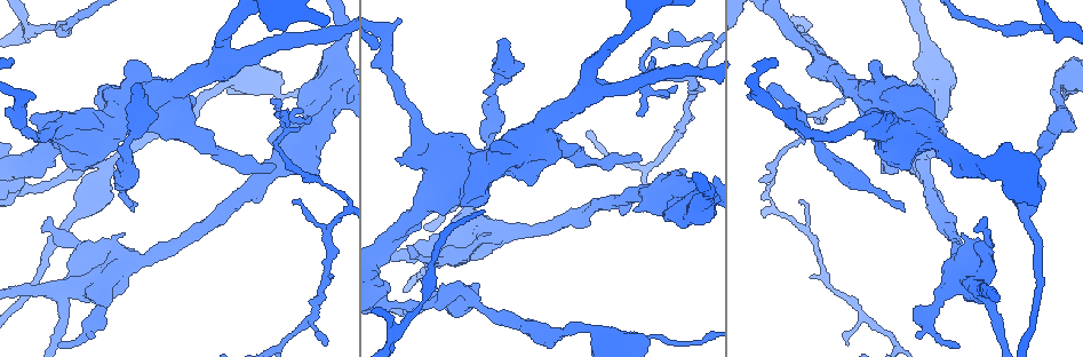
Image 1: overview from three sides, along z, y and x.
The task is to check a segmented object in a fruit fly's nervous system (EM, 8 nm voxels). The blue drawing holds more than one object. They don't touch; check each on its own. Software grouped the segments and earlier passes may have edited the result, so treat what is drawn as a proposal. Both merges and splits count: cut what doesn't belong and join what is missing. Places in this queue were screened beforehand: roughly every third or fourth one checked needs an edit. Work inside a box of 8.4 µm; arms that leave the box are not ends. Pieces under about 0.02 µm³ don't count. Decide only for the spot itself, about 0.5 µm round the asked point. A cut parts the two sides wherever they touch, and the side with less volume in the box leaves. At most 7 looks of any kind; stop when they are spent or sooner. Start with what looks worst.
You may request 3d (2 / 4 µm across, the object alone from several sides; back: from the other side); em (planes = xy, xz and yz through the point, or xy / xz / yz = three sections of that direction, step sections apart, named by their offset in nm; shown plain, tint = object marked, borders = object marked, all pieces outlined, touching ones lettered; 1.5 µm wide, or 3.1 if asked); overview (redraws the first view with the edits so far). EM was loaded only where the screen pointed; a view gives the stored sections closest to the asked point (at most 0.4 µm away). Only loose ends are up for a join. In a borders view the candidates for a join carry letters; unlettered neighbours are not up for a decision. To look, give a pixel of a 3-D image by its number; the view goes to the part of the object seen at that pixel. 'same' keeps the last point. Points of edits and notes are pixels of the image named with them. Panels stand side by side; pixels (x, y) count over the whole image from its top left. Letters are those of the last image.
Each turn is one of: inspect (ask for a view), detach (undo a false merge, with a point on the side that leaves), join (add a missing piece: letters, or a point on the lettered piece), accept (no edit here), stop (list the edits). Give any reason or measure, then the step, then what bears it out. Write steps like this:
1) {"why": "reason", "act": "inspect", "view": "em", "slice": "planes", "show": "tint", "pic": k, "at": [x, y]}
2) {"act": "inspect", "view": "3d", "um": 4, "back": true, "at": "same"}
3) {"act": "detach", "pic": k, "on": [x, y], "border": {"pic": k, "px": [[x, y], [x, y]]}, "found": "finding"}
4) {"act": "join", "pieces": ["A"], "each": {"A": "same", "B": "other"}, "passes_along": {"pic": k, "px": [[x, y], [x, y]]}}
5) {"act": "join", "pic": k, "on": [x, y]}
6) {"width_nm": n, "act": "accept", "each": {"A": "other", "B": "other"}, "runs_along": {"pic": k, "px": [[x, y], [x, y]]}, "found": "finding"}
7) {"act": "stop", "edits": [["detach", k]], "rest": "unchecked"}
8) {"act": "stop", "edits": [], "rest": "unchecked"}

{"why": "an open end", "act": "inspect", "view": "em", "slice": "yz", "step": 8, "show": "borders", "pic": 1, "at": [955, 344]}

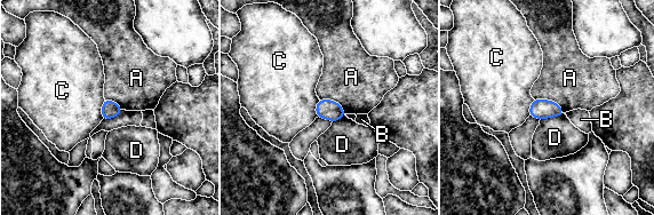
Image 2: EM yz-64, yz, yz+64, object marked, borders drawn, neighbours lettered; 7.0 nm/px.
{"longest_contact_nm": ["A", 240], "act": "accept", "each": {"A": "other", "B": "other", "C": "other", "D": "other"}, "border": {"pic": 2, "px": [[534, 98], [555, 101], [565, 112]]}, "found": "no lettered piece goes on from it"}

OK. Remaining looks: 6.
{"why": "free end", "act": "inspect", "view": "em", "slice": "xy", "step": 8, "show": "tint", "pic": 1, "at": [317, 170]}

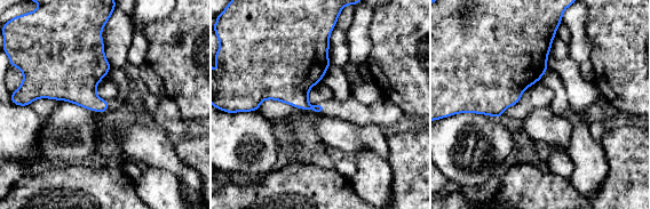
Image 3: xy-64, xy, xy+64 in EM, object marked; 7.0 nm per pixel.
{"act": "inspect", "view": "em", "slice": "planes", "show": "borders", "at": "same"}

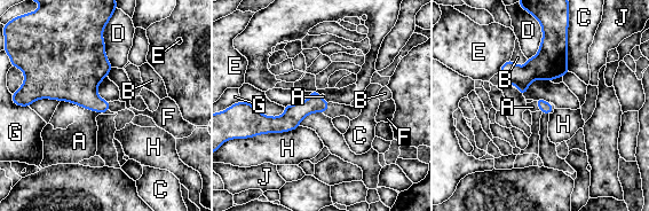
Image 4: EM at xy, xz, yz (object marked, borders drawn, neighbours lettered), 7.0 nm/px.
{"act": "join", "pieces": ["F"], "each": {"A": "other", "B": "other", "C": "other", "D": "other", "E": "other", "F": "same", "G": "other", "H": "other", "J": "other"}, "passes_along": {"pic": 4, "px": [[294, 112], [327, 108], [334, 110]]}, "found": "the neuron continues"}

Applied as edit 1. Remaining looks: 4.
{"why": "redraw", "act": "inspect", "view": "overview"}

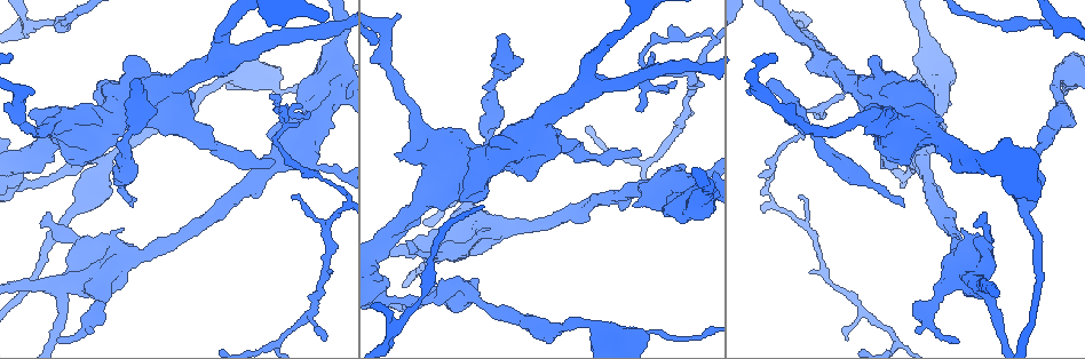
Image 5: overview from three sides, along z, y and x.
{"act": "inspect", "view": "em", "slice": "planes", "show": "borders", "pic": 5, "at": [395, 323]}

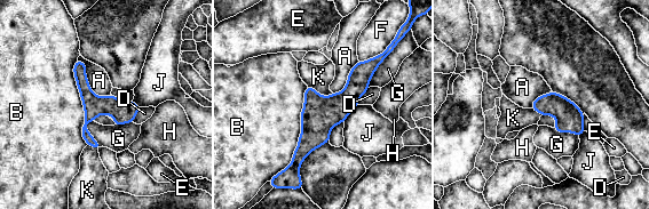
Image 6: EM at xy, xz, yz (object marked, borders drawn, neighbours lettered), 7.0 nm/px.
{"act": "accept", "each": {"A": "other", "B": "other", "D": "other", "E": "other", "F": "other", "G": "other", "H": "other", "J": "other", "K": "other"}, "border": {"pic": 6, "px": [[78, 58], [90, 89], [110, 96]]}, "found": "continuous, no second neuron"}

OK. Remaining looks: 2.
{"act": "stop", "edits": [["join", 4]], "rest": "unchecked"}

